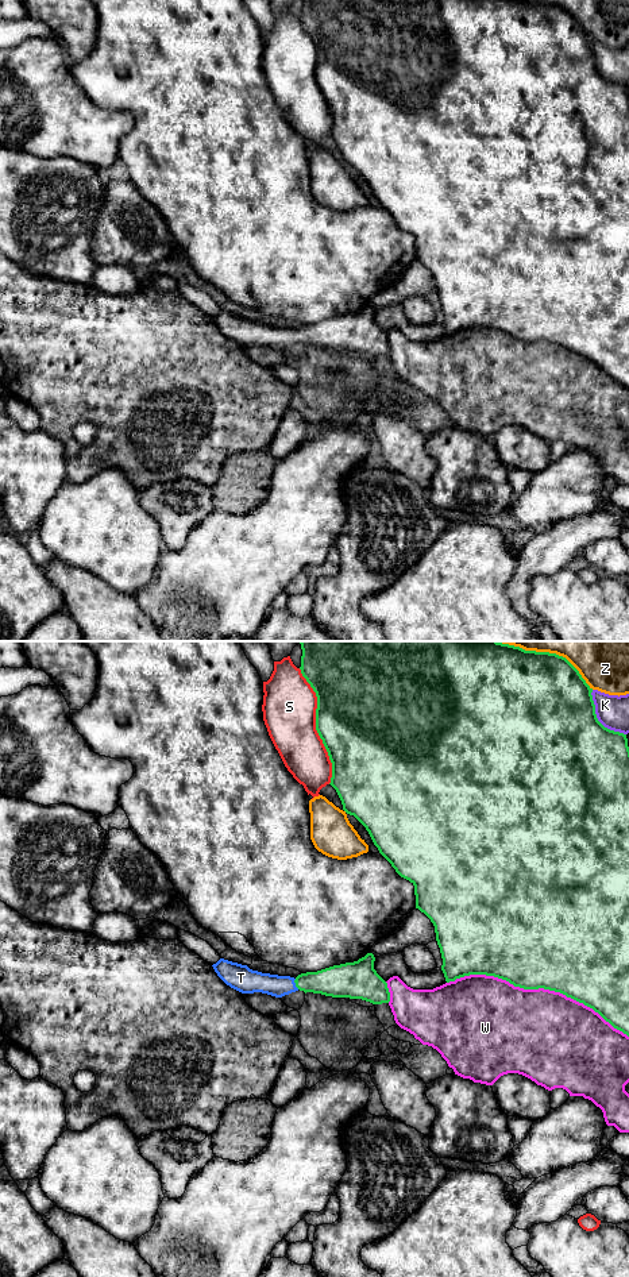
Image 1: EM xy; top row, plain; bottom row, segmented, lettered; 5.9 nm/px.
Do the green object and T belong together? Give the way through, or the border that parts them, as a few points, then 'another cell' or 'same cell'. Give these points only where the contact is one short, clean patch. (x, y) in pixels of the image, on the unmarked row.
across xy (338, 334), (296, 336), (276, 338) | same cell

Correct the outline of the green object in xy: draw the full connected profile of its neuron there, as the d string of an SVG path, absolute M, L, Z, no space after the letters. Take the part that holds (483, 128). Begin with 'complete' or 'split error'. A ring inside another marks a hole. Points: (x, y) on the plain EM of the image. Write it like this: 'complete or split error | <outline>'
complete | M301 0L301 26L317 49L316 82L332 115L331 138L336 142L343 162L354 167L368 184L379 205L395 224L414 238L416 261L435 278L445 333L470 327L494 328L524 342L560 344L598 364L614 381L629 389L629 99L626 86L605 80L597 70L593 40L579 23L563 8L522 0Z

